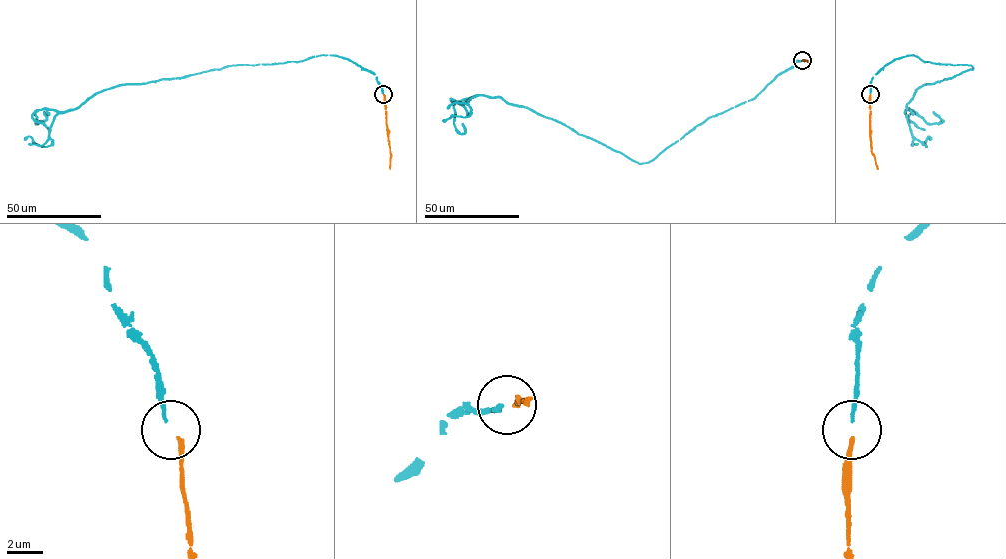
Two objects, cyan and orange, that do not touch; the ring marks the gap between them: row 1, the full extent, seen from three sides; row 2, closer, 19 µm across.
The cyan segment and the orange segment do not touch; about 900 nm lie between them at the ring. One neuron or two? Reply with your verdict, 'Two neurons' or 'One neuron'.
One neuron

